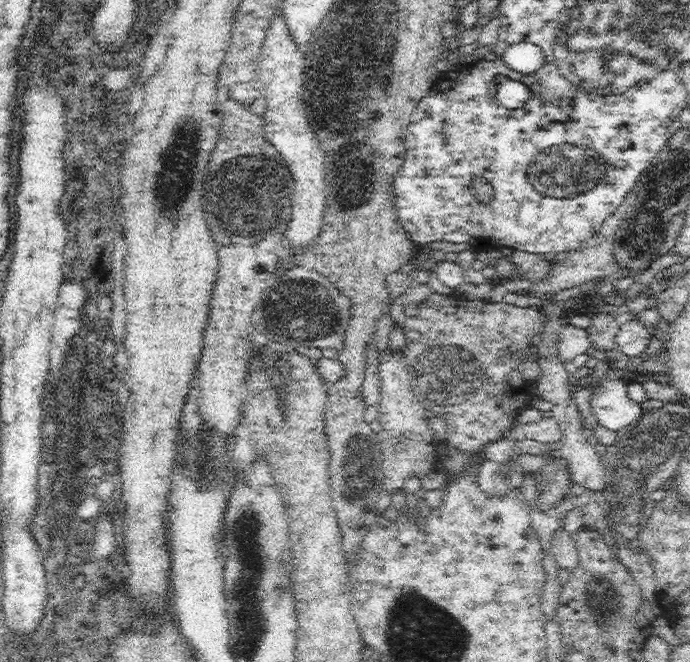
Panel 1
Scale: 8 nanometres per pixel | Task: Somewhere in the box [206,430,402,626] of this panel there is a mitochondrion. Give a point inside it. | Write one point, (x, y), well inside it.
(359, 464)

